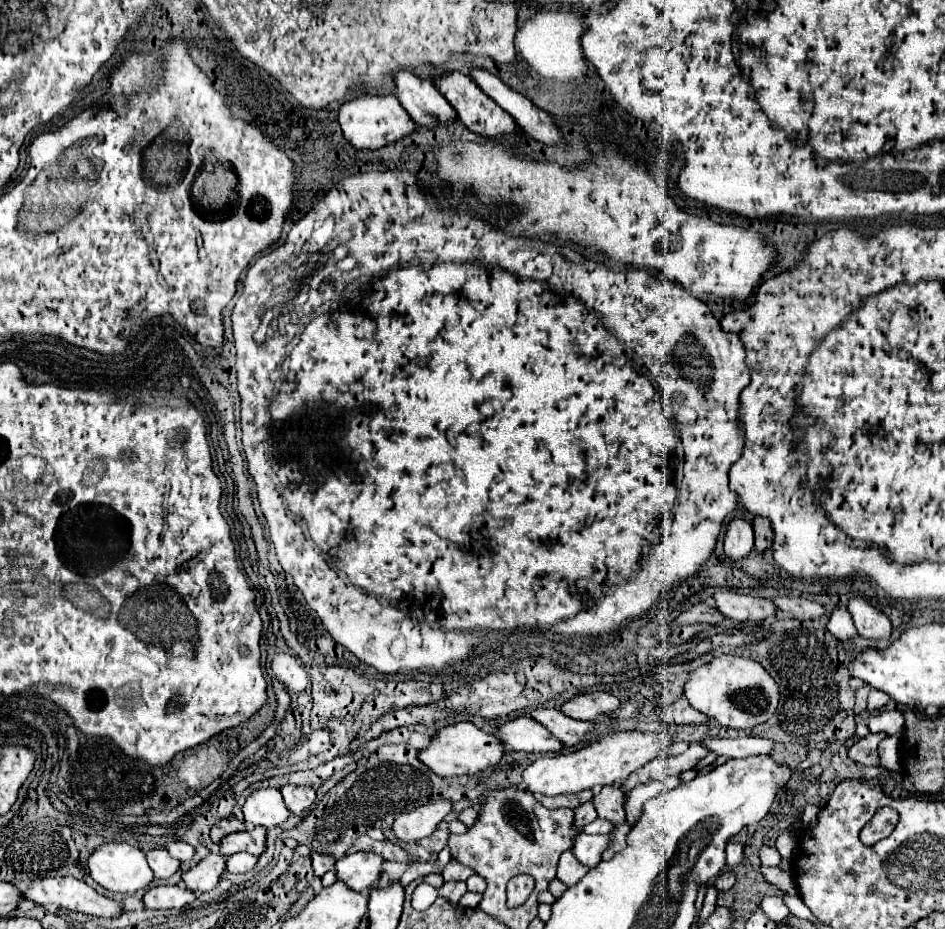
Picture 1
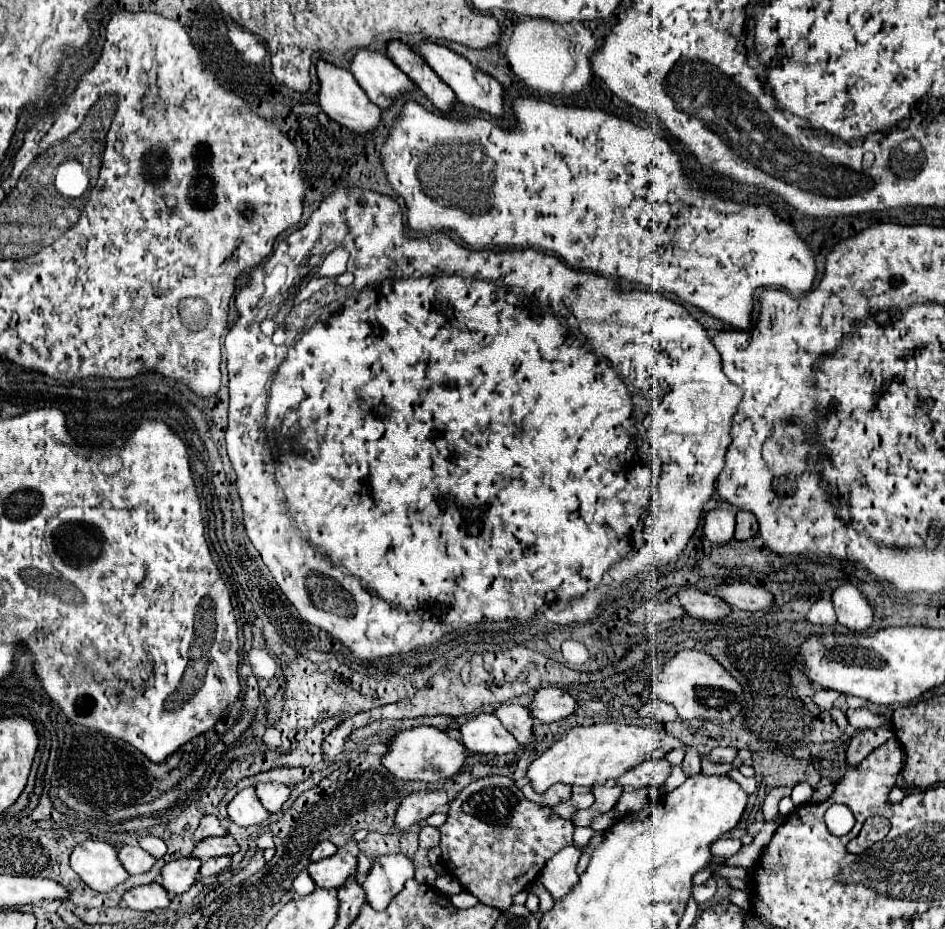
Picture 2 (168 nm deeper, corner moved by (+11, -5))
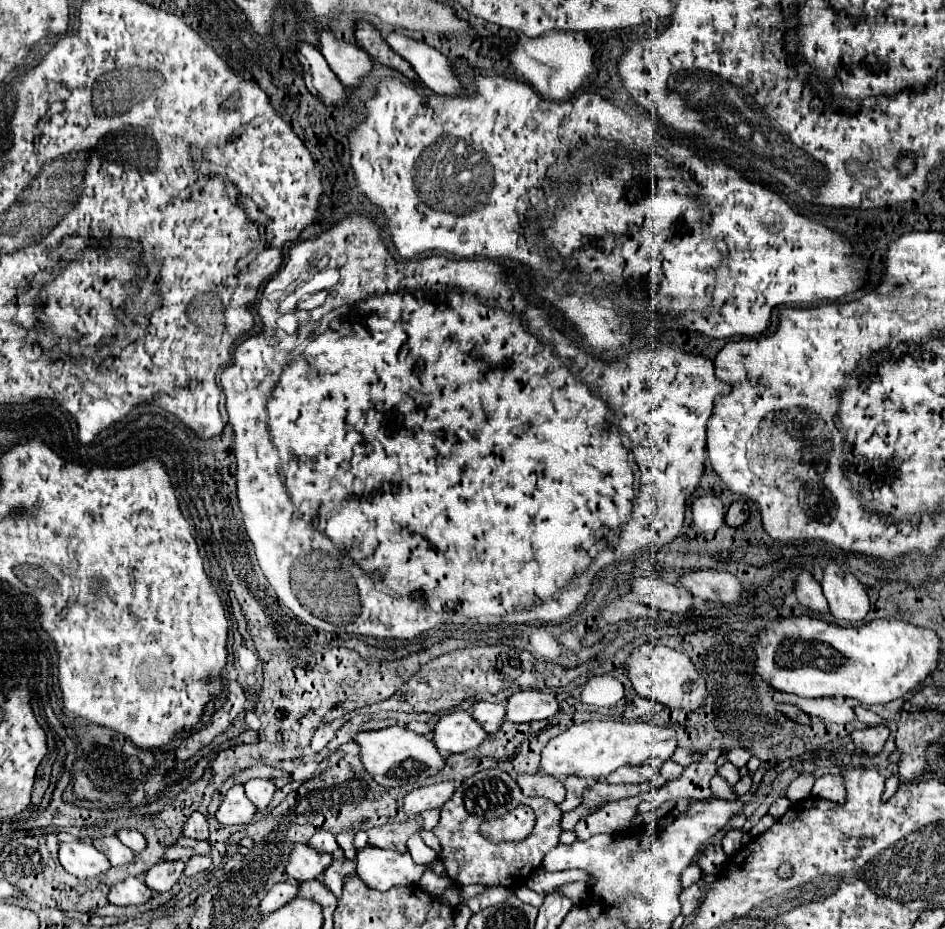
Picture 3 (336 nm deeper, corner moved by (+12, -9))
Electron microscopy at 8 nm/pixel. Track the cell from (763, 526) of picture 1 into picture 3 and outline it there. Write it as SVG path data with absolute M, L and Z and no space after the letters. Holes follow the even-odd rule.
M734 502L734 504L730 504L728 514L726 514L726 524L728 524L730 528L740 528L740 526L744 526L744 524L748 522L750 514L748 514L748 508L746 508L746 506L748 506L748 504L744 504L744 502Z

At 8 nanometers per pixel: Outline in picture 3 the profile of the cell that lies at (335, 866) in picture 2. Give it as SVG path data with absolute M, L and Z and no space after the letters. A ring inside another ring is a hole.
M296 844L290 854L290 864L286 868L288 876L306 882L306 880L318 880L332 864L332 854L318 854L316 850L310 850L310 846Z

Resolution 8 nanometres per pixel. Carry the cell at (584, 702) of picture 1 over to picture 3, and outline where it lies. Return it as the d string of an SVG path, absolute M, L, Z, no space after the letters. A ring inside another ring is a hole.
M522 690L508 698L506 720L510 722L534 722L552 718L560 712L556 694L540 690Z

